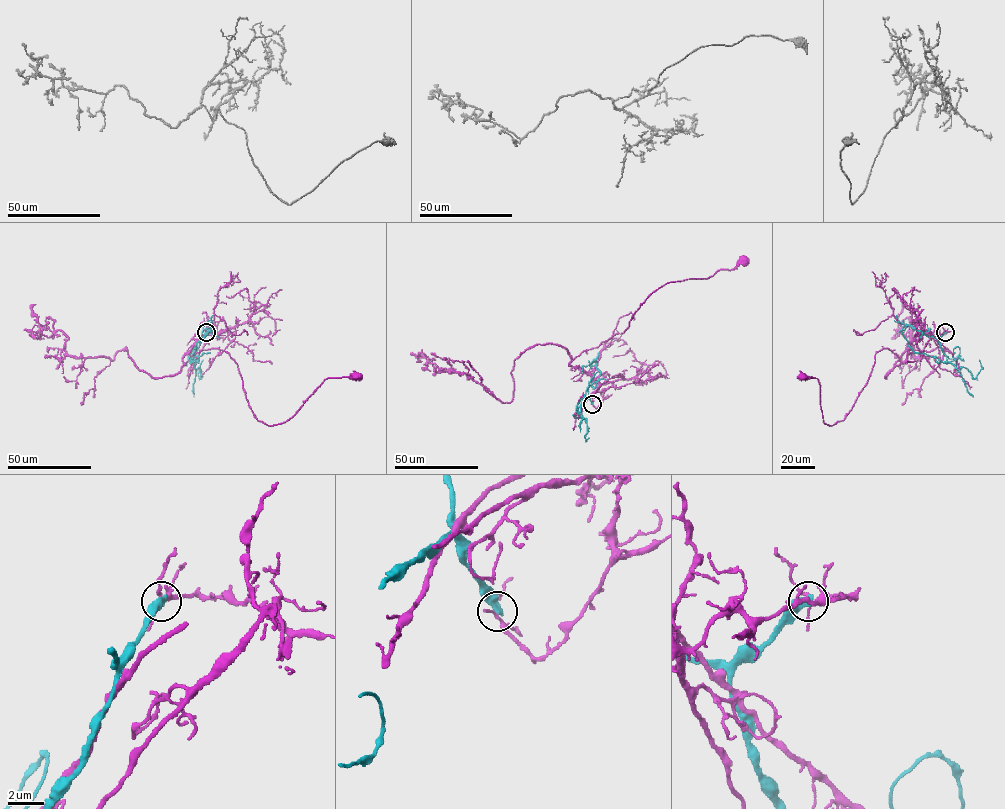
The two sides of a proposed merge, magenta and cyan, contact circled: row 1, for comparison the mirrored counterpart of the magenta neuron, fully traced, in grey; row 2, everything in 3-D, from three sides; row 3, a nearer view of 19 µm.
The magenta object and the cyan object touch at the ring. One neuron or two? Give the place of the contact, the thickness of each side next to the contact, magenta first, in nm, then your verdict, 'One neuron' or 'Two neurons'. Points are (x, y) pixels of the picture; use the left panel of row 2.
Place: (206, 332). Thickness 160 nm (magenta) against 440 nm. Two neurons

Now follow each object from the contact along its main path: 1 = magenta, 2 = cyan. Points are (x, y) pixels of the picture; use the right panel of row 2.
1: (945, 332), (919, 333), (903, 363), (877, 352), (834, 424), (818, 379), (801, 376)
2: (945, 332), (938, 341), (946, 361), (940, 361), (952, 361), (957, 346), (956, 366)

